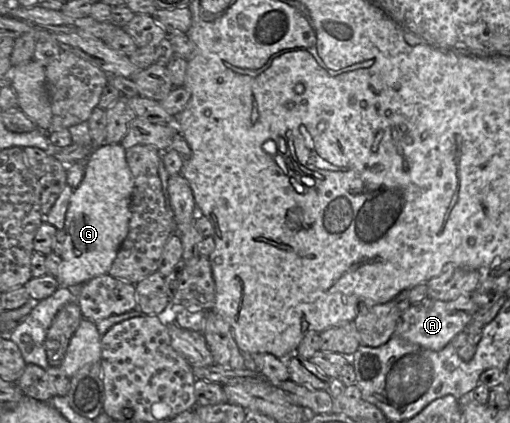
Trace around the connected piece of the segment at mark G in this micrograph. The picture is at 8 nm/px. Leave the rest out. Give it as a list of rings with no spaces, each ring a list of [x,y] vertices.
[[[120,143],[93,148],[85,161],[85,175],[74,189],[66,212],[65,241],[59,273],[60,287],[84,284],[108,274],[117,252],[128,234],[133,177]]]

